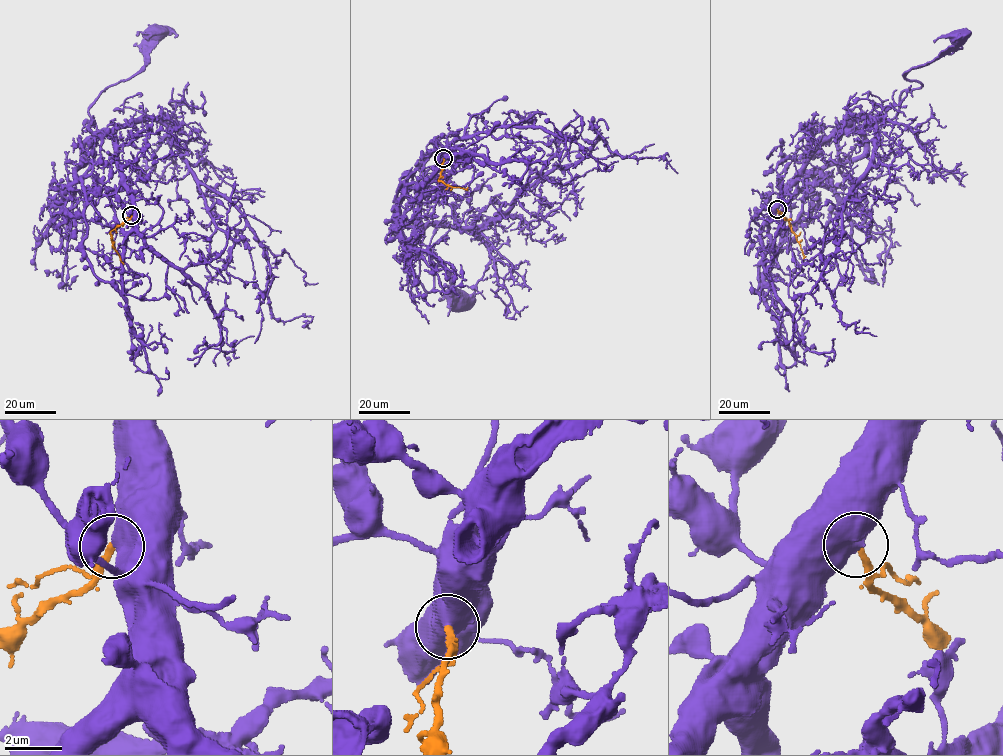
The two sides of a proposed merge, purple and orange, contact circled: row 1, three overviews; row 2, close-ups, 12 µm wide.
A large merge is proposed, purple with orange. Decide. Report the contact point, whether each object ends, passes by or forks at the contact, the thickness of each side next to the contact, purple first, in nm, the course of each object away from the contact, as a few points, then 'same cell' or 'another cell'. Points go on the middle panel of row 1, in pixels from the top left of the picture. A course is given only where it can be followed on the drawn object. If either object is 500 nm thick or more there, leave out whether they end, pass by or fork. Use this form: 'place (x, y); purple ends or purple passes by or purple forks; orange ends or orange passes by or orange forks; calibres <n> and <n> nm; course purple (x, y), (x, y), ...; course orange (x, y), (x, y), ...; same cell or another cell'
place (443, 158); calibres 700 and 240 nm; course purple (443, 158), (420, 200), (424, 239), (412, 281), (430, 292), (442, 266), (458, 300); course orange (443, 158), (439, 180), (452, 187), (468, 187); same cell

